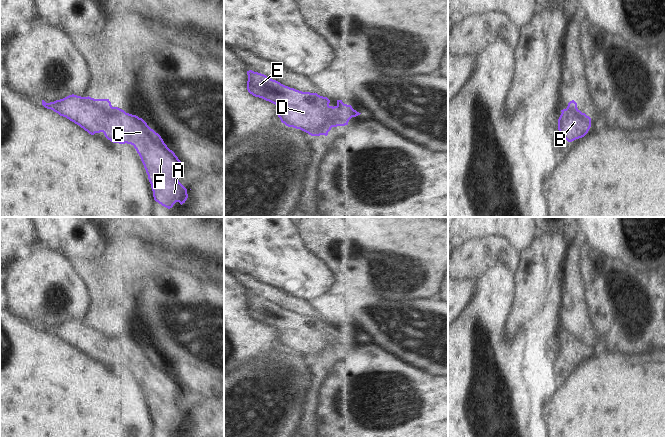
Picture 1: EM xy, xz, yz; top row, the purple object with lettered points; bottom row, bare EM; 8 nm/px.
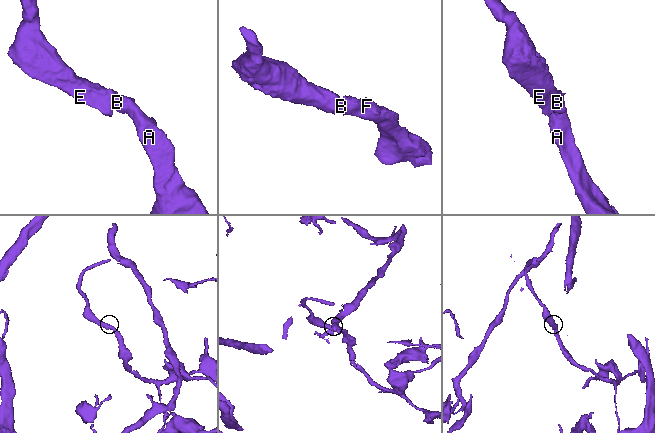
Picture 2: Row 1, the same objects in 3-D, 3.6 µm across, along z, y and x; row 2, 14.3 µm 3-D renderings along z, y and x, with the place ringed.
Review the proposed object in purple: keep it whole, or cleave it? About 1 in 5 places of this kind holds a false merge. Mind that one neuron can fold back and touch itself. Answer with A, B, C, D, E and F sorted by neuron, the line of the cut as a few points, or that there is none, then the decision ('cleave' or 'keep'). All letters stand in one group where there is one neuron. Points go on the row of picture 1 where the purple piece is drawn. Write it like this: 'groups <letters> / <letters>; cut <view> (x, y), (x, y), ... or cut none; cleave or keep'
groups A B C D E F; cut none; keep

